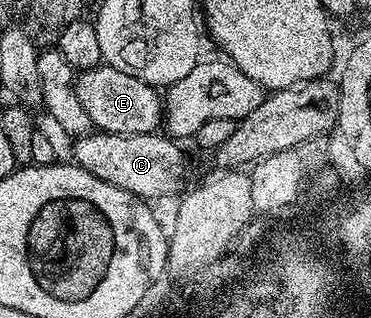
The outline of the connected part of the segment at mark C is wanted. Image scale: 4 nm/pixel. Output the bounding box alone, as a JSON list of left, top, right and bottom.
[72,131,185,201]

